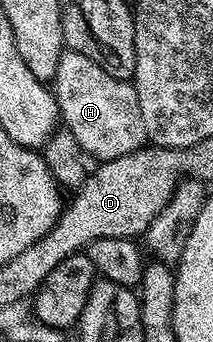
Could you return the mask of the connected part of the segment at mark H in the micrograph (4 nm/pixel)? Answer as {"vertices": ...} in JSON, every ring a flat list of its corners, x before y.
{"vertices":[[72,51,62,53,59,71,52,79,51,88,57,99,64,128,68,129,71,135,75,135,75,139,79,139,79,147,90,158,97,157,98,162,119,159,146,144,147,138,143,127,143,115,139,111,136,85,115,79,115,75,107,75,107,71,103,71,99,63,87,59,87,55,79,55]]}

